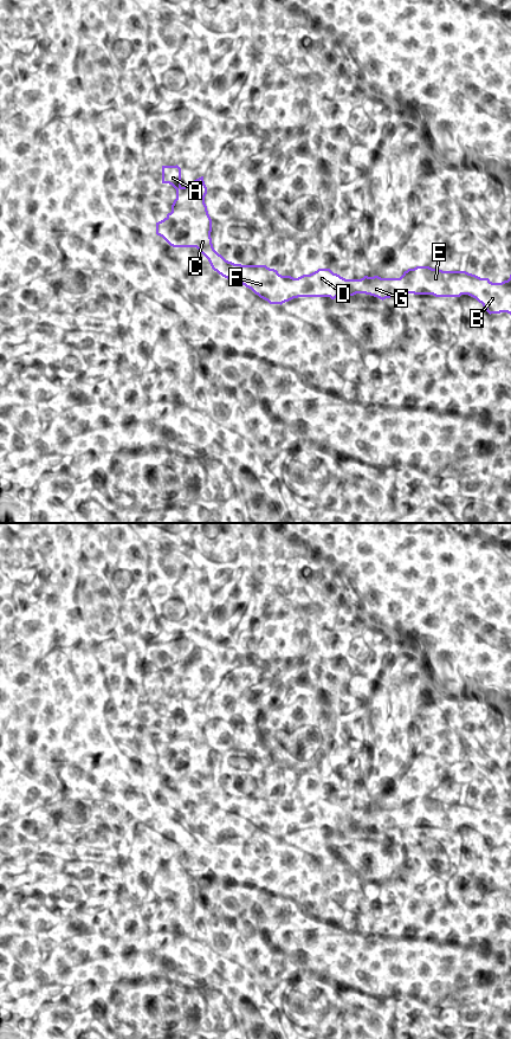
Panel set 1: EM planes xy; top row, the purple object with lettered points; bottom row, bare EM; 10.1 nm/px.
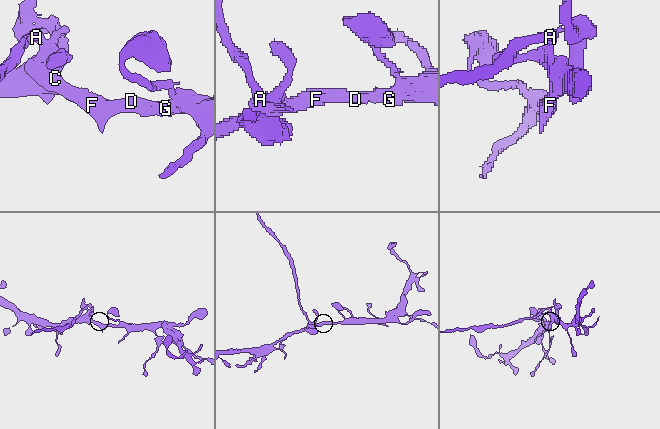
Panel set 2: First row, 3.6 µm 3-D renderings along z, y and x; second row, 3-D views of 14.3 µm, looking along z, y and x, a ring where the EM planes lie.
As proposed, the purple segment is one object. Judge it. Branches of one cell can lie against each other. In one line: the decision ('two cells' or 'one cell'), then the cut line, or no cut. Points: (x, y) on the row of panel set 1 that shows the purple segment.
two cells; cut in xy along (182, 187), (176, 191)

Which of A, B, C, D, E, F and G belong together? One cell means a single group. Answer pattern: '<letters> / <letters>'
A / B C D E F G

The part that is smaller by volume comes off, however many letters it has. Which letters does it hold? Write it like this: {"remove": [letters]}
{"remove": ["A"]}

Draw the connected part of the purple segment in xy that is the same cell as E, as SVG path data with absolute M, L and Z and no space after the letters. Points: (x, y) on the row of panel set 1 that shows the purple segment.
M203 176L189 182L176 191L176 199L172 205L172 212L156 222L156 234L162 237L173 247L196 247L209 262L212 269L222 277L234 280L251 289L260 298L270 304L283 304L298 297L349 297L356 293L366 293L380 299L400 297L406 293L433 295L435 297L460 297L468 295L476 298L486 311L491 314L507 312L511 315L511 275L507 280L492 283L489 278L480 278L466 271L442 271L429 266L408 269L400 278L381 278L379 276L364 276L361 279L345 279L330 269L318 269L310 275L298 278L282 276L277 270L266 265L241 265L226 260L219 254L212 244L212 219L205 204L207 187Z

